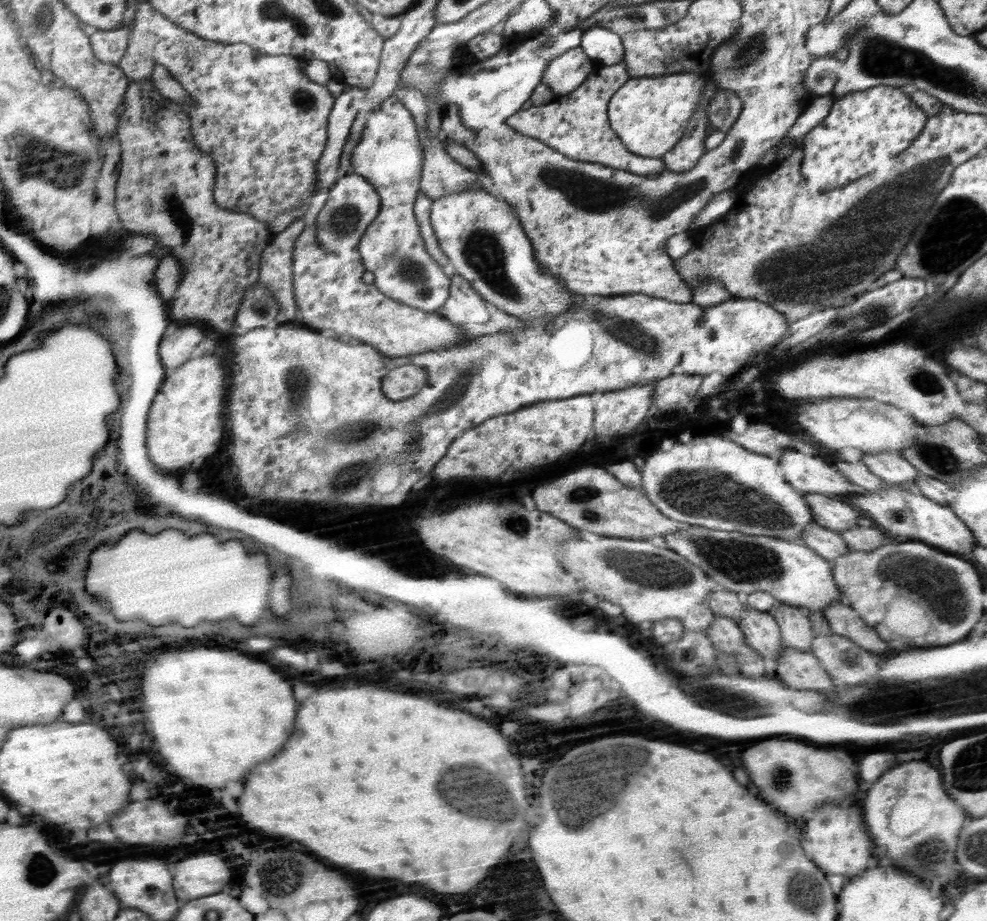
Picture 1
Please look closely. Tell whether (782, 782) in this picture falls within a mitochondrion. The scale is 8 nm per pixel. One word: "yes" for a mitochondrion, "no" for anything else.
yes

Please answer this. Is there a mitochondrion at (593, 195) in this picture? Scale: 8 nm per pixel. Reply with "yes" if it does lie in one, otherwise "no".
yes

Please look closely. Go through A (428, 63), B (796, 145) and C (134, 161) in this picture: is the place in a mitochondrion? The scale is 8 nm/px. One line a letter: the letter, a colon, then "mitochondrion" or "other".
A: mitochondrion
B: other
C: other

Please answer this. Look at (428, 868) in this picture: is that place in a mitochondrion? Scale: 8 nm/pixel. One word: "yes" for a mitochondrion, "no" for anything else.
no

